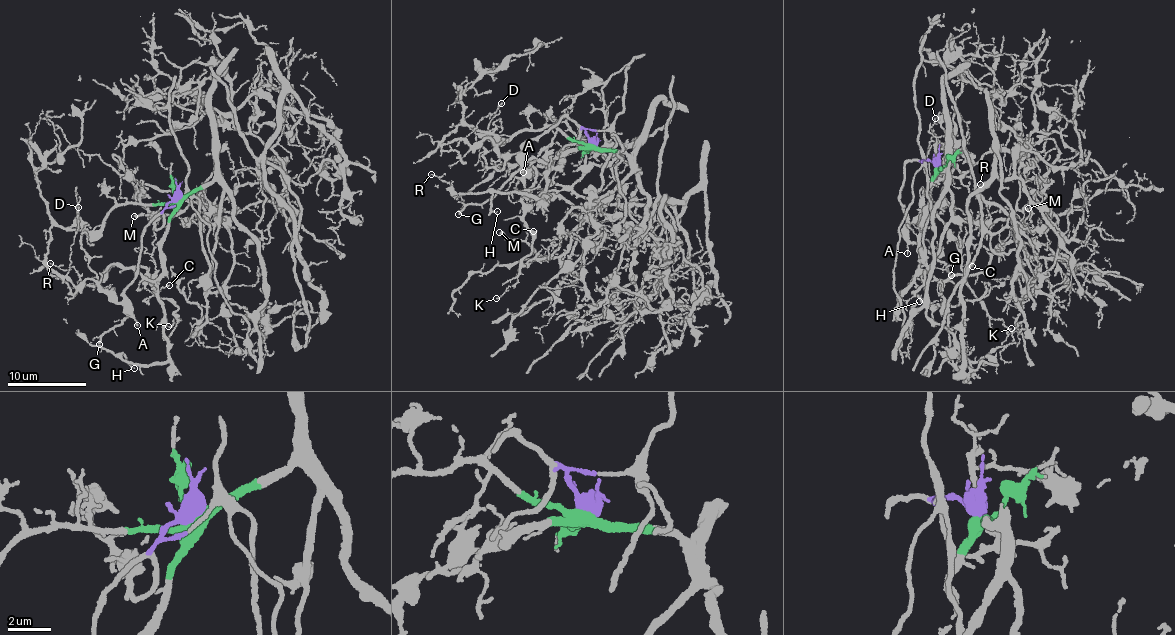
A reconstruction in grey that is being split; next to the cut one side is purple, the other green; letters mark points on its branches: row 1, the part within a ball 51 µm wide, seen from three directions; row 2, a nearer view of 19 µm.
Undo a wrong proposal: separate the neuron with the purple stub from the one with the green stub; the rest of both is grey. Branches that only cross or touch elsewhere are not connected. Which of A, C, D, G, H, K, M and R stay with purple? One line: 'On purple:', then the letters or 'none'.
On purple: A, D, G

